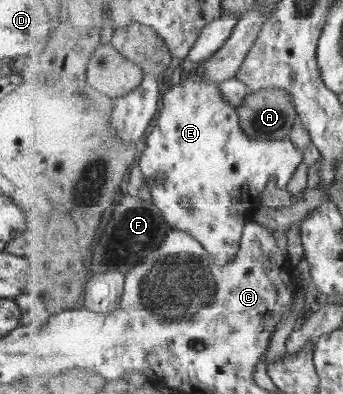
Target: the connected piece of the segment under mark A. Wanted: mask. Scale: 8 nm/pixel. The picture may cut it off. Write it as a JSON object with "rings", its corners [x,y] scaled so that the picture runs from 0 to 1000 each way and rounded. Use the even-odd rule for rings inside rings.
{"rings":[[[822,226],[746,231],[688,274],[714,340],[755,358],[843,350],[848,320],[880,310],[845,241]]]}

